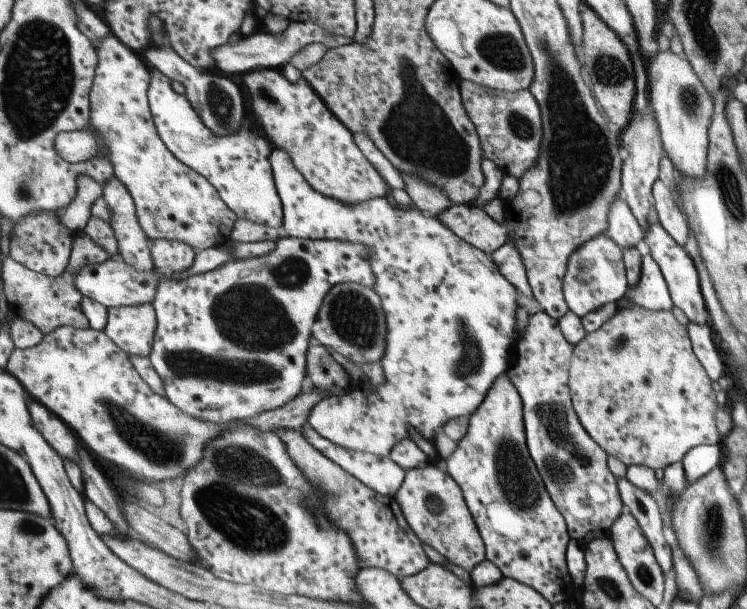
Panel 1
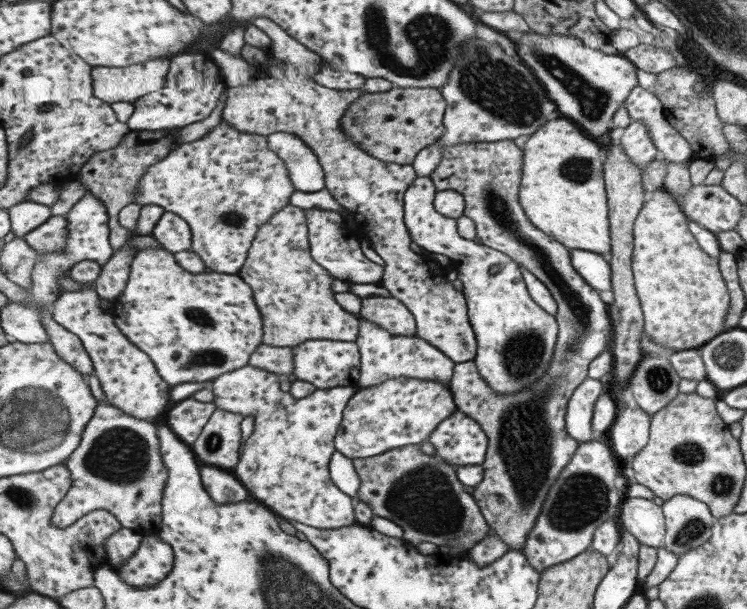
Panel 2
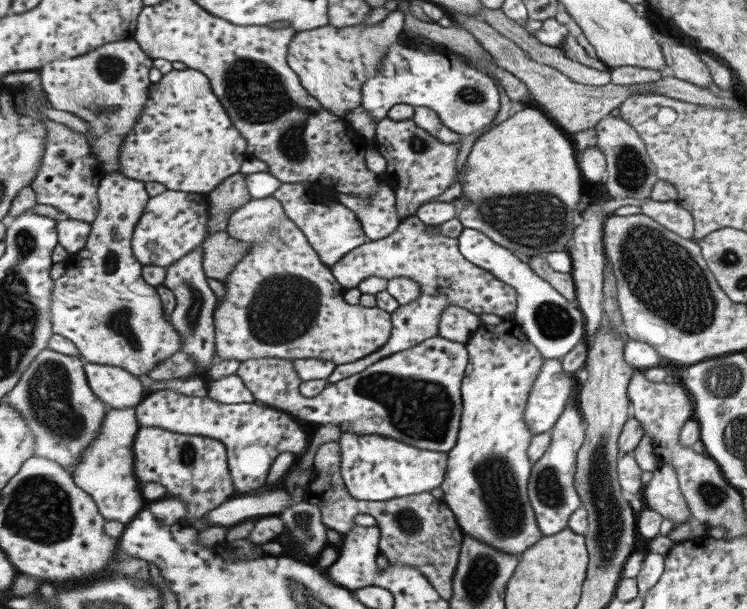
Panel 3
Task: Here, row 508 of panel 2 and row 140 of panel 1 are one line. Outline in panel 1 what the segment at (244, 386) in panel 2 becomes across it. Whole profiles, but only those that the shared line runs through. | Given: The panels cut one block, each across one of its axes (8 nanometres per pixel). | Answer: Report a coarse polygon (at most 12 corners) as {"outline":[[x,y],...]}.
{"outline":[[302,75],[241,76],[252,110],[324,195],[387,194],[355,134]]}

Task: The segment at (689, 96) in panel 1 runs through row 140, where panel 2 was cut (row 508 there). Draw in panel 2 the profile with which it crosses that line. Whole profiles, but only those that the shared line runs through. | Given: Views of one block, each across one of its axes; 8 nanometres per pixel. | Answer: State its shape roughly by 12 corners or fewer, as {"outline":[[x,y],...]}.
{"outline":[[683,494],[660,507],[661,546],[676,556],[701,546],[717,520]]}

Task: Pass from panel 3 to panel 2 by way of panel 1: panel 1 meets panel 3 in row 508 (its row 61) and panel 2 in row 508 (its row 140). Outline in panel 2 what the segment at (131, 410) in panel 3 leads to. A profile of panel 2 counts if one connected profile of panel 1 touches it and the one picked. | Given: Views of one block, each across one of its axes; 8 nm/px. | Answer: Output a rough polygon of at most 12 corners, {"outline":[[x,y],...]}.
{"outline":[[100,404],[53,522],[108,510],[159,534],[162,422]]}

